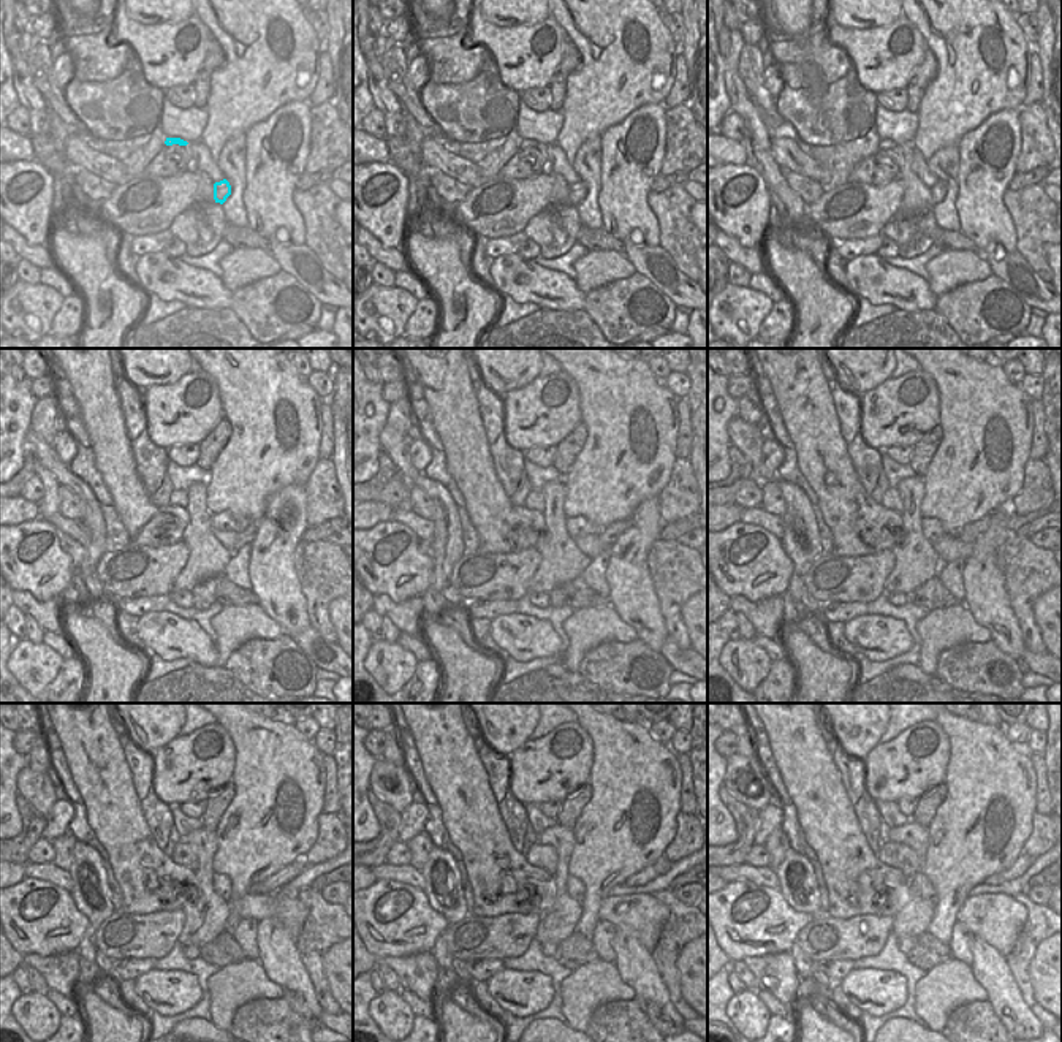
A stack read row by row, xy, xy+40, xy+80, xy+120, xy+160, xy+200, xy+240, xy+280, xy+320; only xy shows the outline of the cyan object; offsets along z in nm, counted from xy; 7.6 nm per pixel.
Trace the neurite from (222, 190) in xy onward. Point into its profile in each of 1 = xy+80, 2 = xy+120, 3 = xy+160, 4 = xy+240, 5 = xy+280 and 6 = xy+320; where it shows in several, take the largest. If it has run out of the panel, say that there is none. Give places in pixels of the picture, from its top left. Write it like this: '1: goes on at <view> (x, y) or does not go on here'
1: goes on at xy+80 (939, 190)
2: goes on at xy+120 (247, 537)
3: goes on at xy+160 (608, 536)
4: goes on at xy+240 (273, 884)
5: goes on at xy+280 (662, 865)
6: goes on at xy+320 (1023, 862)

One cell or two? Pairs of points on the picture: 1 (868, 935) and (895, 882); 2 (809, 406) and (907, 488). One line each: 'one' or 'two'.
1: two
2: two

